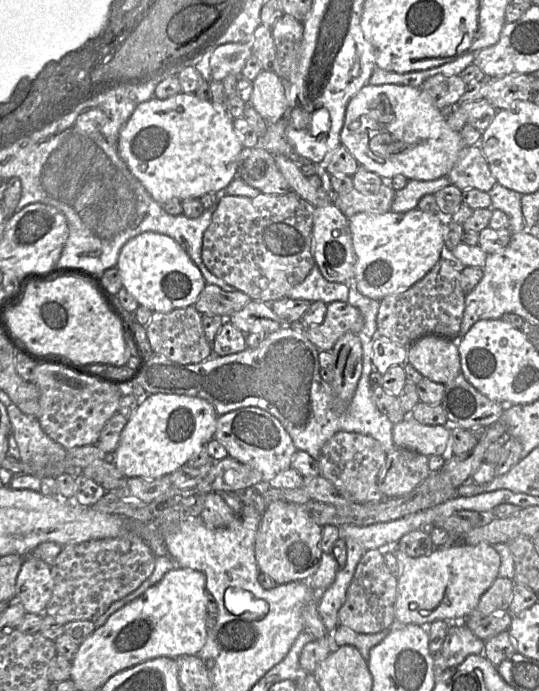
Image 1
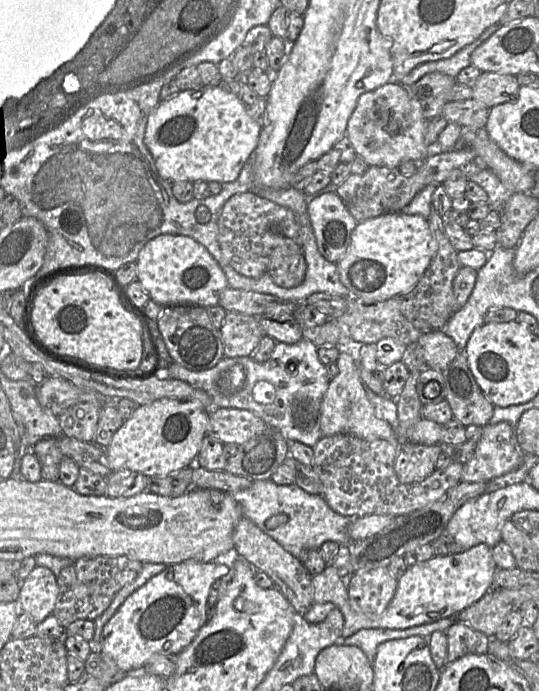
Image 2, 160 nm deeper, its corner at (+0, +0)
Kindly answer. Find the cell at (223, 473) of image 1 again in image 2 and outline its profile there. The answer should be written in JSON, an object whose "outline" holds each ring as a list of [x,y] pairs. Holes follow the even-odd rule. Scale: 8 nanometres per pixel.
{"outline":[[[267,426],[260,434],[238,446],[235,455],[227,459],[224,470],[252,481],[270,479],[288,459],[289,445],[278,429]]]}

